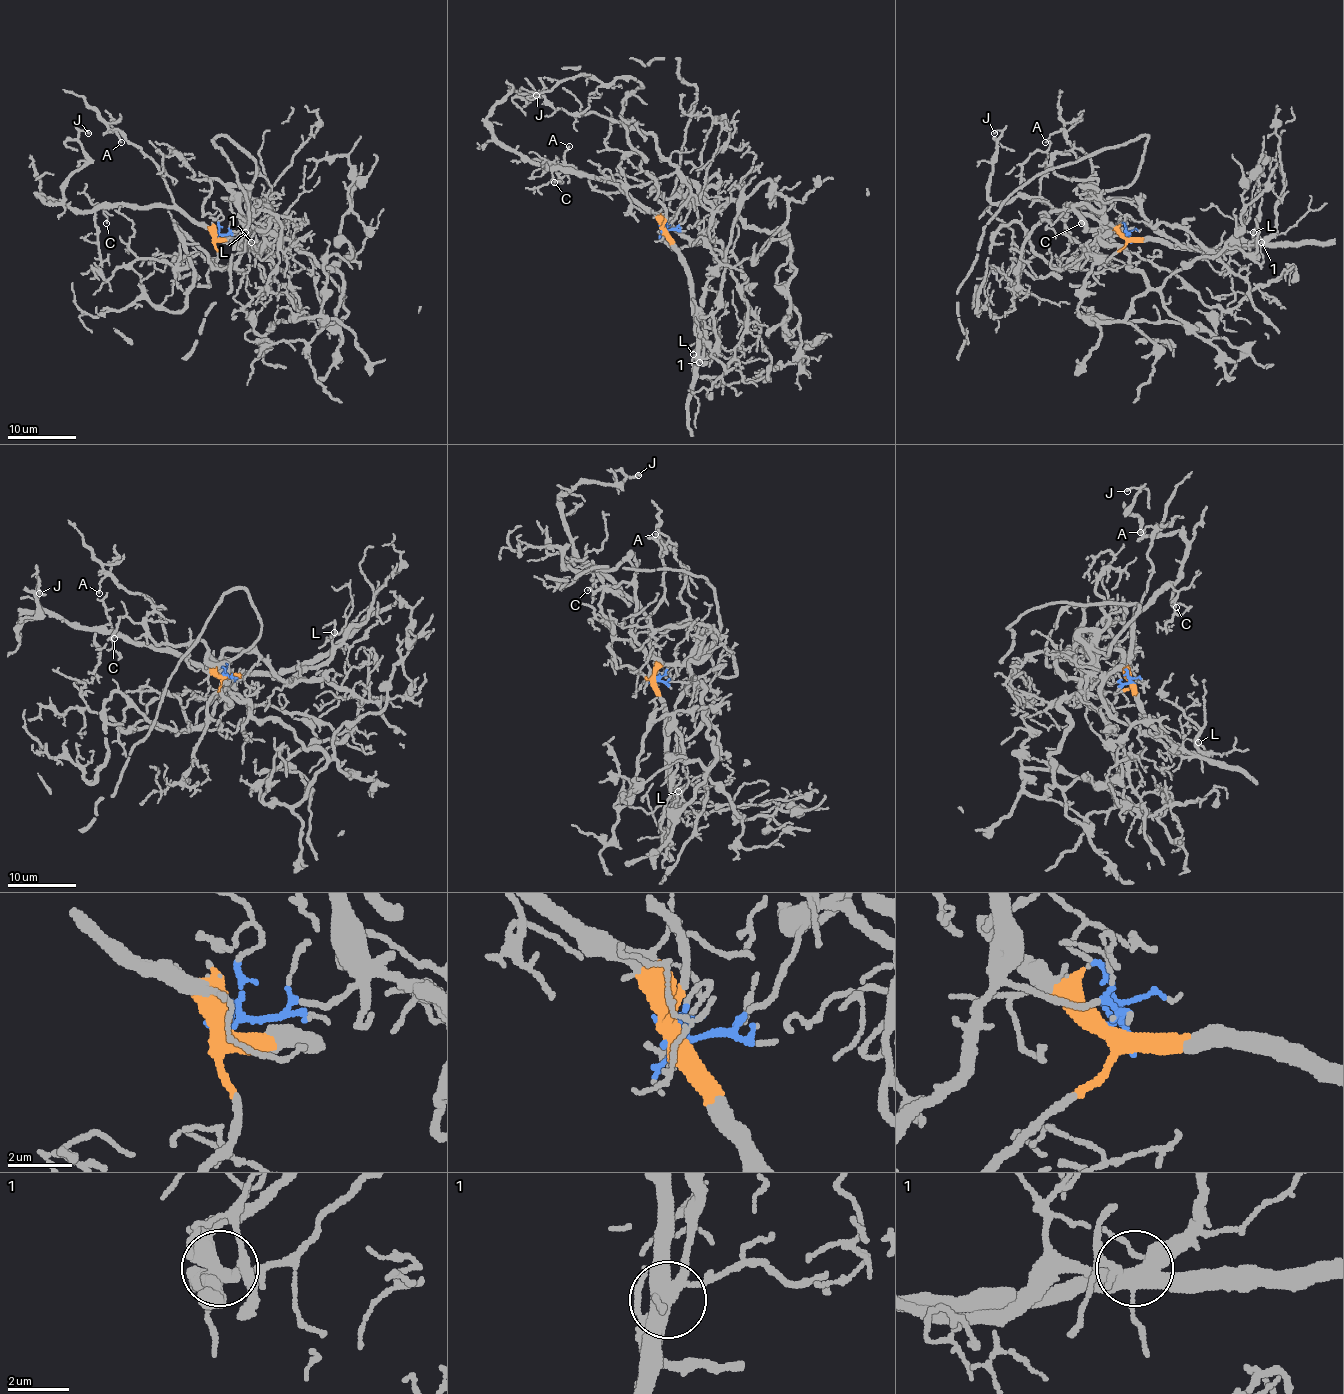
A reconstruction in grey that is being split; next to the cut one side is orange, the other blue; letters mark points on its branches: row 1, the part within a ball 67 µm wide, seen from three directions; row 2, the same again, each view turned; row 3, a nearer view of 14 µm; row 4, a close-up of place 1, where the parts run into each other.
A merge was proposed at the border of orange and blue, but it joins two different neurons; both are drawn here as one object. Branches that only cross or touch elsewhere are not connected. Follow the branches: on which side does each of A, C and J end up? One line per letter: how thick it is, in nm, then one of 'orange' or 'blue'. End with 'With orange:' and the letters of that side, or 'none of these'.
A: 110 nm | orange
C: 110 nm | orange
J: 180 nm | orange
With orange: A, C, J

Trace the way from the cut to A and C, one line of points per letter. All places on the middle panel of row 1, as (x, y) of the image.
A: (663, 229), (663, 224), (623, 191), (597, 191), (583, 172), (564, 162), (564, 153), (570, 146)
C: (663, 229), (663, 224), (614, 184), (559, 169), (552, 172), (551, 181), (554, 183)

